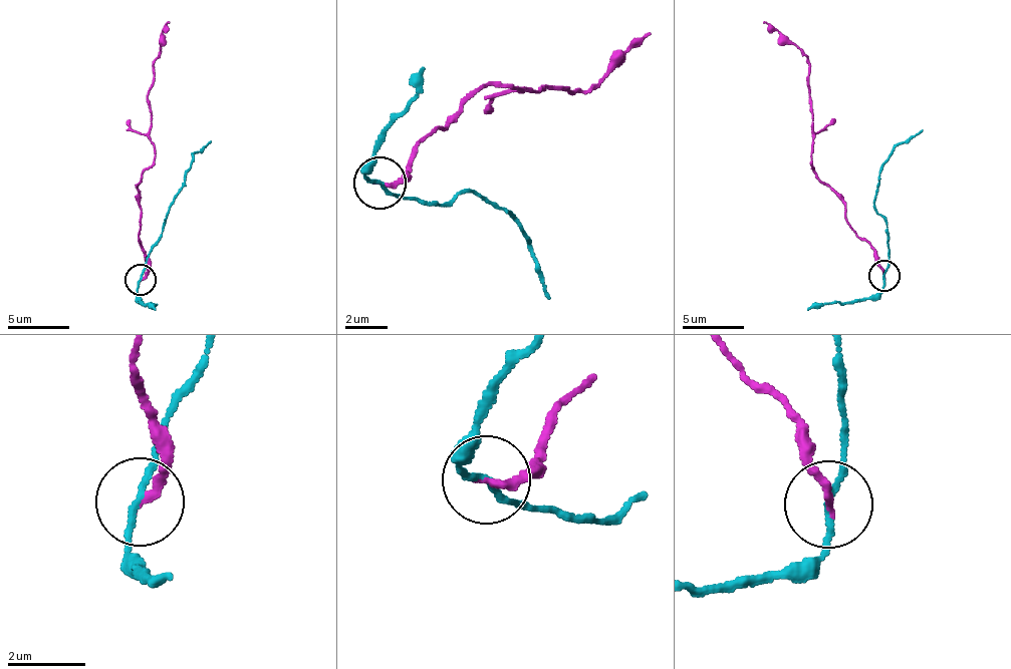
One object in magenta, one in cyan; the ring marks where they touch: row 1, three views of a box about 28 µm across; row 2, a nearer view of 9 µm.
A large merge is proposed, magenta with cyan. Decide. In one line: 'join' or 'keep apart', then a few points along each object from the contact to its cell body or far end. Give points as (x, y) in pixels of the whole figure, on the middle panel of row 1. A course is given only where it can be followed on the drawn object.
keep apart | magenta via (378, 182), (407, 178), (419, 142), (438, 128), (448, 129), (458, 105), (487, 85), (578, 90), (649, 35) | cyan via (378, 182), (441, 207), (462, 192), (476, 193), (515, 216), (551, 297)

